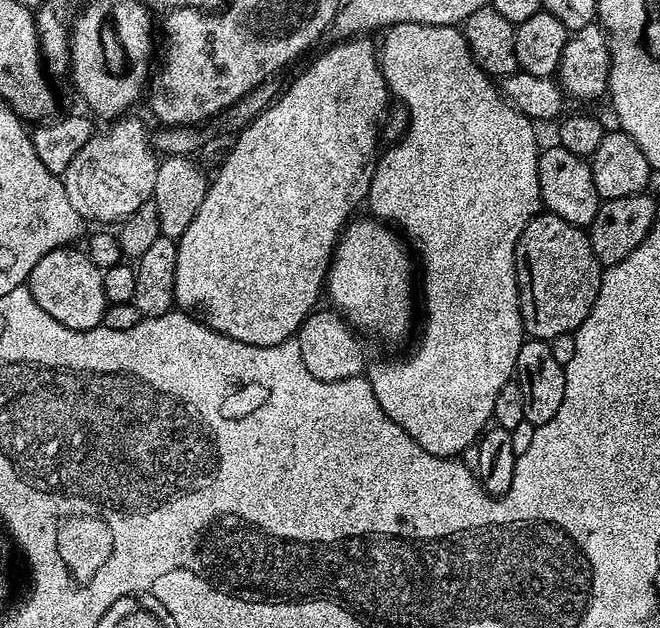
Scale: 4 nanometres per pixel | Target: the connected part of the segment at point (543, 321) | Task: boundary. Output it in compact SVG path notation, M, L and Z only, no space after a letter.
M538 214L528 223L526 230L522 230L522 234L516 243L516 281L520 287L520 313L524 319L524 331L531 339L546 340L551 342L554 338L558 338L558 334L566 334L567 332L575 333L580 327L581 322L586 318L586 314L590 314L590 310L594 306L594 298L600 289L600 277L602 275L602 265L596 261L594 250L590 246L590 238L585 229L578 227L576 224L566 222L562 218L551 214Z

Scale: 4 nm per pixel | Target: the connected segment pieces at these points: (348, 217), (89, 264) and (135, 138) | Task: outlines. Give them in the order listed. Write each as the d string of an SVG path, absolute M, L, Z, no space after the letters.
M344 38L333 48L316 56L296 77L288 89L281 91L276 101L258 118L254 118L242 129L239 129L236 141L228 152L228 157L220 164L216 177L211 177L206 198L202 198L202 206L198 206L198 214L194 214L194 222L186 226L186 230L176 241L176 265L174 266L174 304L179 311L191 314L200 323L216 332L226 334L238 342L246 342L250 346L274 346L278 342L293 339L304 319L317 307L316 299L322 296L326 288L328 265L336 250L336 242L341 232L353 219L356 207L363 205L368 198L370 182L374 178L374 170L378 159L376 152L376 123L384 116L388 108L390 93L388 83L380 69L377 49L368 38Z
M75 247L55 248L28 275L26 286L32 291L34 302L54 318L75 332L99 328L104 322L104 273L88 256L87 251L75 252Z
M123 116L93 133L62 174L67 198L86 222L120 222L151 201L159 161L142 121Z

